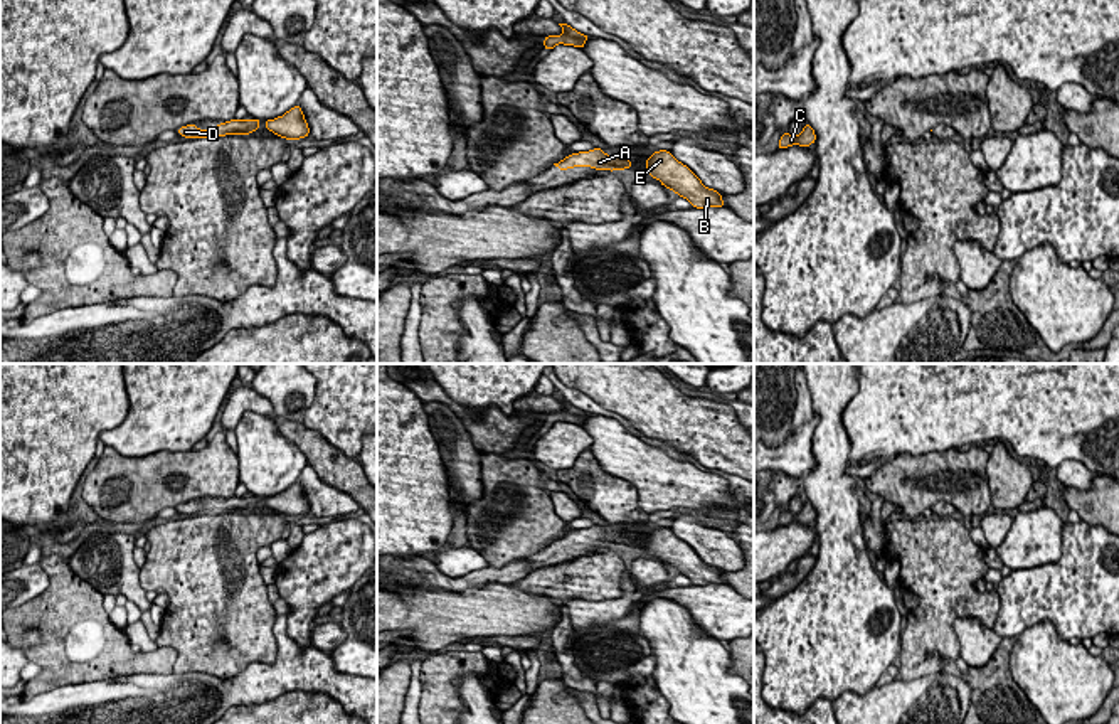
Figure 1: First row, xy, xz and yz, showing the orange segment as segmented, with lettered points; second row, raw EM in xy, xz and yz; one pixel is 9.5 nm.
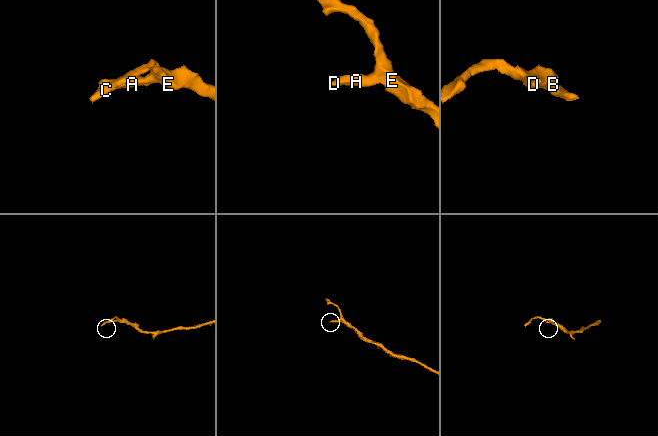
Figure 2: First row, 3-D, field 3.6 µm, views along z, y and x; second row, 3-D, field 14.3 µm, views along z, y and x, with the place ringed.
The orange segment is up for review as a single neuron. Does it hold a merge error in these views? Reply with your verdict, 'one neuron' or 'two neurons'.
one neuron

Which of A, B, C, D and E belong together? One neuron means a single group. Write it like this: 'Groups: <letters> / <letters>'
Groups: A B C D E

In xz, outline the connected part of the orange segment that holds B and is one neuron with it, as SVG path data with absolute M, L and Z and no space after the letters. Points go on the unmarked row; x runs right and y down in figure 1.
M658 527L650 535L646 534L646 549L663 564L687 576L695 586L725 584L722 571L705 564L671 529Z

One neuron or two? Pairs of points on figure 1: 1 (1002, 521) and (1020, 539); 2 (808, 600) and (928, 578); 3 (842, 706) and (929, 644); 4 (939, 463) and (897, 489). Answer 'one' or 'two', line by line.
1: two
2: two
3: two
4: one

